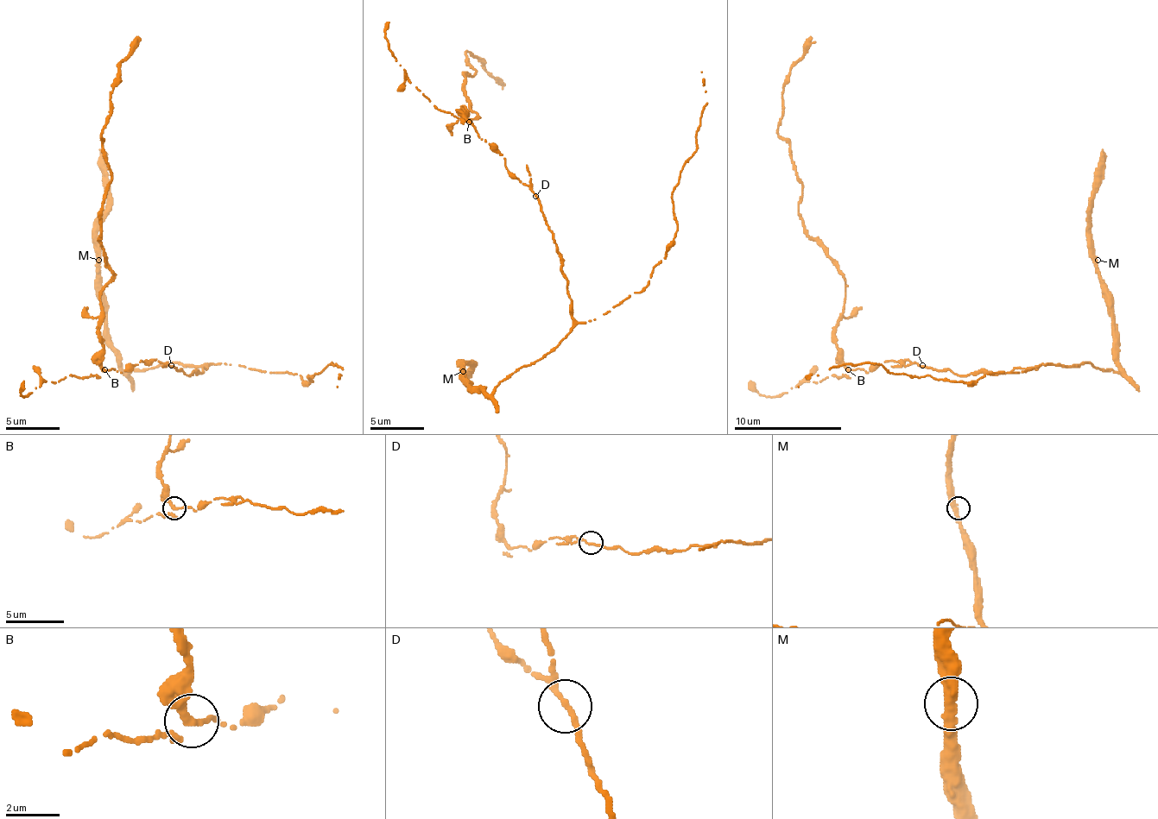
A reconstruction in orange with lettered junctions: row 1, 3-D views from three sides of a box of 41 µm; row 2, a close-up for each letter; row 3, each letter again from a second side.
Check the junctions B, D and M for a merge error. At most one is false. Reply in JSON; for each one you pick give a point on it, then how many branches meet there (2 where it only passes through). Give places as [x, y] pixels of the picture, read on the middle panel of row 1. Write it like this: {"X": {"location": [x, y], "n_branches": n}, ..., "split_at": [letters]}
{"B": {"location": [469, 122], "n_branches": 3}, "split_at": ["B"]}

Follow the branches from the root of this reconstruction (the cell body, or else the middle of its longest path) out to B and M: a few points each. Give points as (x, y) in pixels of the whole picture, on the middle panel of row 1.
B: (535, 193), (506, 169), (506, 161), (478, 137), (476, 129), (468, 121)
M: (535, 193), (567, 282), (572, 328), (490, 395), (473, 387), (463, 371)

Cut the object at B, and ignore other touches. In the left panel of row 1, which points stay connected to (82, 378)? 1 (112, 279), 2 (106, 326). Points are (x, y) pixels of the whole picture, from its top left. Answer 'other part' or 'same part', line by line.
1: other part
2: same part

